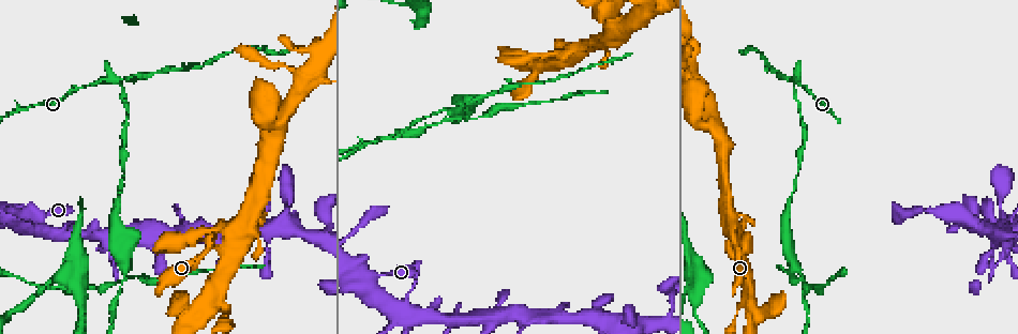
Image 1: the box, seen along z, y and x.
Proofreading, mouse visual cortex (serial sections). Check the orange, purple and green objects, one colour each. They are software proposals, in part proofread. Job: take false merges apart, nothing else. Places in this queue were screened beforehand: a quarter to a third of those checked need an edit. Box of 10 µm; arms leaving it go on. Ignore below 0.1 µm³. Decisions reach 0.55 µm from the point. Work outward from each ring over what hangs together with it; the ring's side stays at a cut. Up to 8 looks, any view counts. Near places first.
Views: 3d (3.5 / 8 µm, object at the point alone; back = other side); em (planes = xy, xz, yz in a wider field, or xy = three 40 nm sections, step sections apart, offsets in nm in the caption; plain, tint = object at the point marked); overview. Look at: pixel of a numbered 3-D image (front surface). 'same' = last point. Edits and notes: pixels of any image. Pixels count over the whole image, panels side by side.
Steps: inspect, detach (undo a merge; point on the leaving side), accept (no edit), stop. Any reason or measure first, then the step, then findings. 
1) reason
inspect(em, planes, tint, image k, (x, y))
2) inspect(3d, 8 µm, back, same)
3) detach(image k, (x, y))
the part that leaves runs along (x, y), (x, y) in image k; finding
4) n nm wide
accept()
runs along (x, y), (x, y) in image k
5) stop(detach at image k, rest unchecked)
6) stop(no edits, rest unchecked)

four-way junction
inspect(3d, 3.5 µm, image 1, (56, 234))

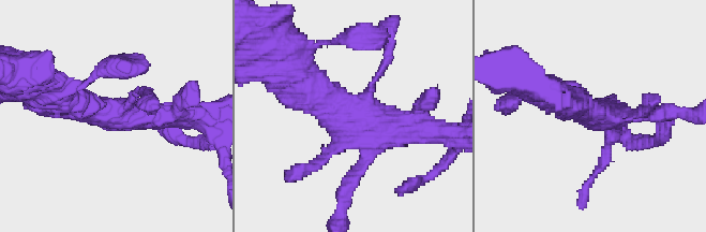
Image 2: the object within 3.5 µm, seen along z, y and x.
inspect(em, xy, step 2, tint, image 2, (594, 113))

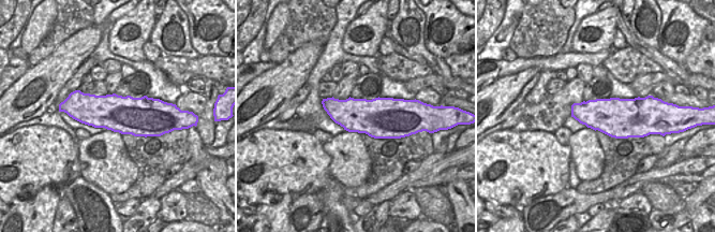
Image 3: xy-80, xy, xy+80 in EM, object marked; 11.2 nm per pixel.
accept()
runs along (297, 74), (340, 110), (422, 134) in image 2; one cell here

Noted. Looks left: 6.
abrupt turn
inspect(3d, 8 µm, back, image 1, (569, 50))

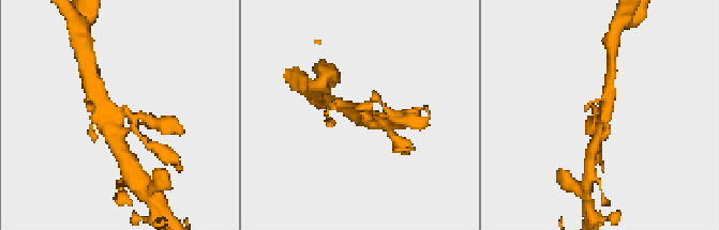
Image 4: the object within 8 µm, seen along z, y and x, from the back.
inspect(em, xy, step 5, tint, same)

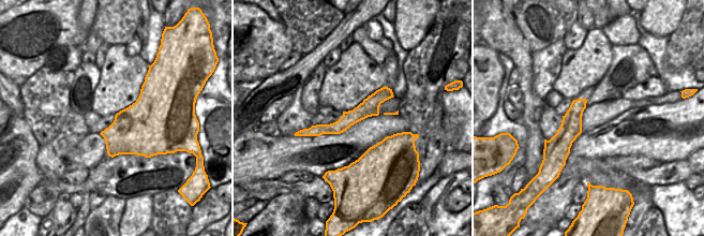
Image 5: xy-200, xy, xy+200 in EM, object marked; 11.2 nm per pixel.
detach(image 4, (120, 129))
the part that leaves runs along (123, 110), (103, 109), (91, 88) in image 4; a second cell is stuck on

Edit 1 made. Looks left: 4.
inspect(em, xy, step 3, tint, image 1, (457, 110))

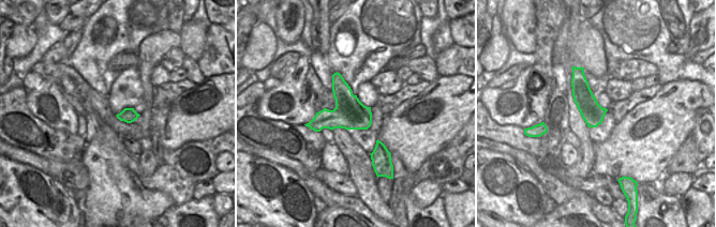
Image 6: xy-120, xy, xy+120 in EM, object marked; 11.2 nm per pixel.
wider look
inspect(3d, 3.5 µm, same)

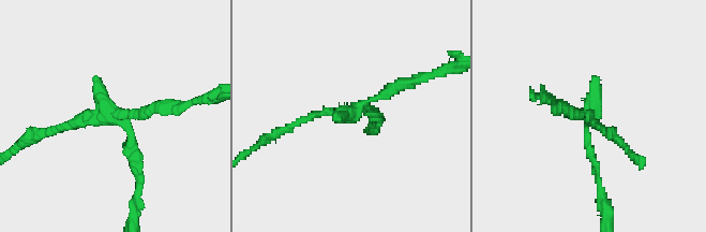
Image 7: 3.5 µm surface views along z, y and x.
detach(image 7, (135, 161))
the part that leaves runs along (124, 128), (140, 180), (134, 217) in image 7; two cells meet here

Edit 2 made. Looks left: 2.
stop(detach at image 4, detach at image 7, rest unchecked)

